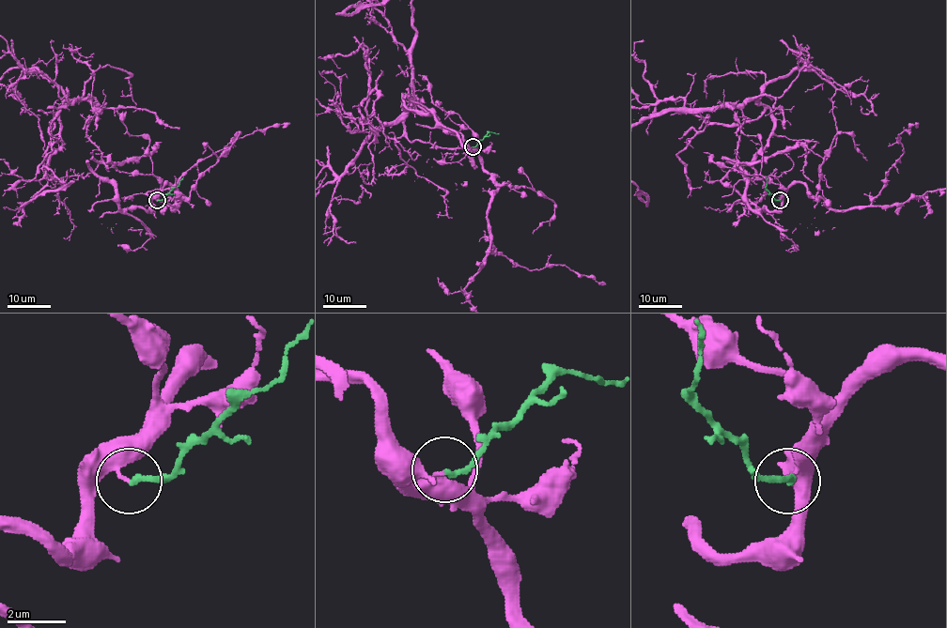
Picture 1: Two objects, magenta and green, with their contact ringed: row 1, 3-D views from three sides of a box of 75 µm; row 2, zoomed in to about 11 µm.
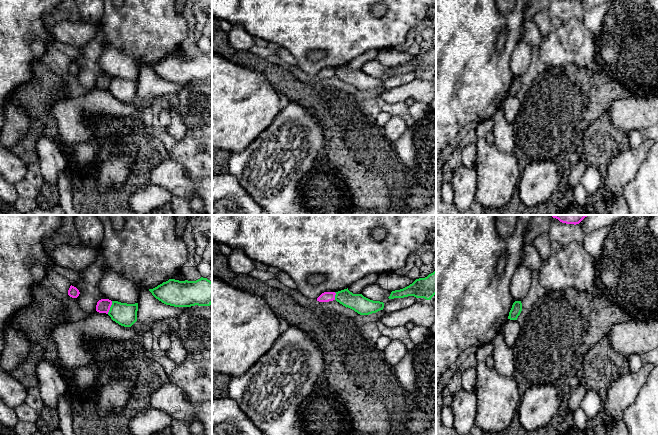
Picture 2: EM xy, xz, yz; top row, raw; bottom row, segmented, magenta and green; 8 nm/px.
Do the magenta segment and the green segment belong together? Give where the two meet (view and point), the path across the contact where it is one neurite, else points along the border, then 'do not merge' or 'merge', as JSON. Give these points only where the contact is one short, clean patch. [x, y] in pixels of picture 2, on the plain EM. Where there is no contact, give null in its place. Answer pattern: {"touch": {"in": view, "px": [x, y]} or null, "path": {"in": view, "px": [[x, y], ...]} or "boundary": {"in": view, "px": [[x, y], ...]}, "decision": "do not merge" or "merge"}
{"touch": {"in": "xy", "px": [109, 83]}, "boundary": {"in": "xy", "px": [[112, 77], [107, 89]]}, "decision": "do not merge"}

